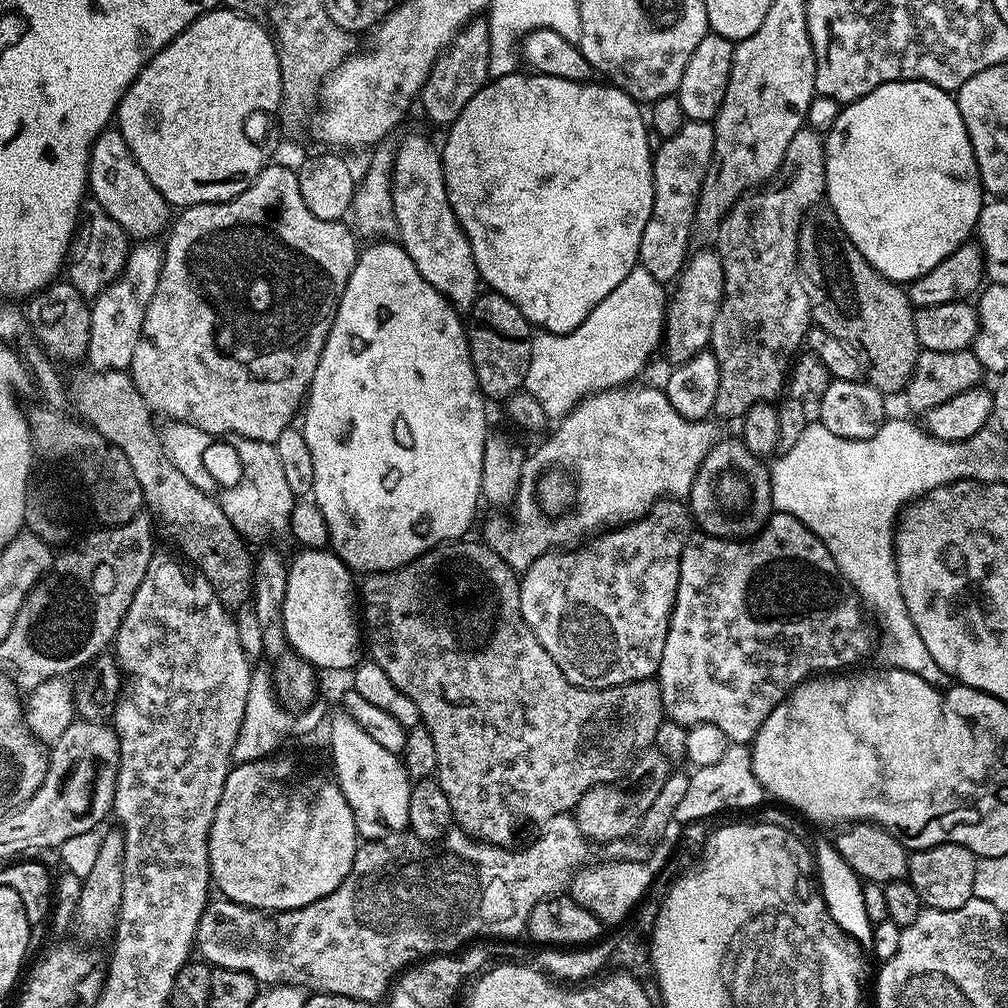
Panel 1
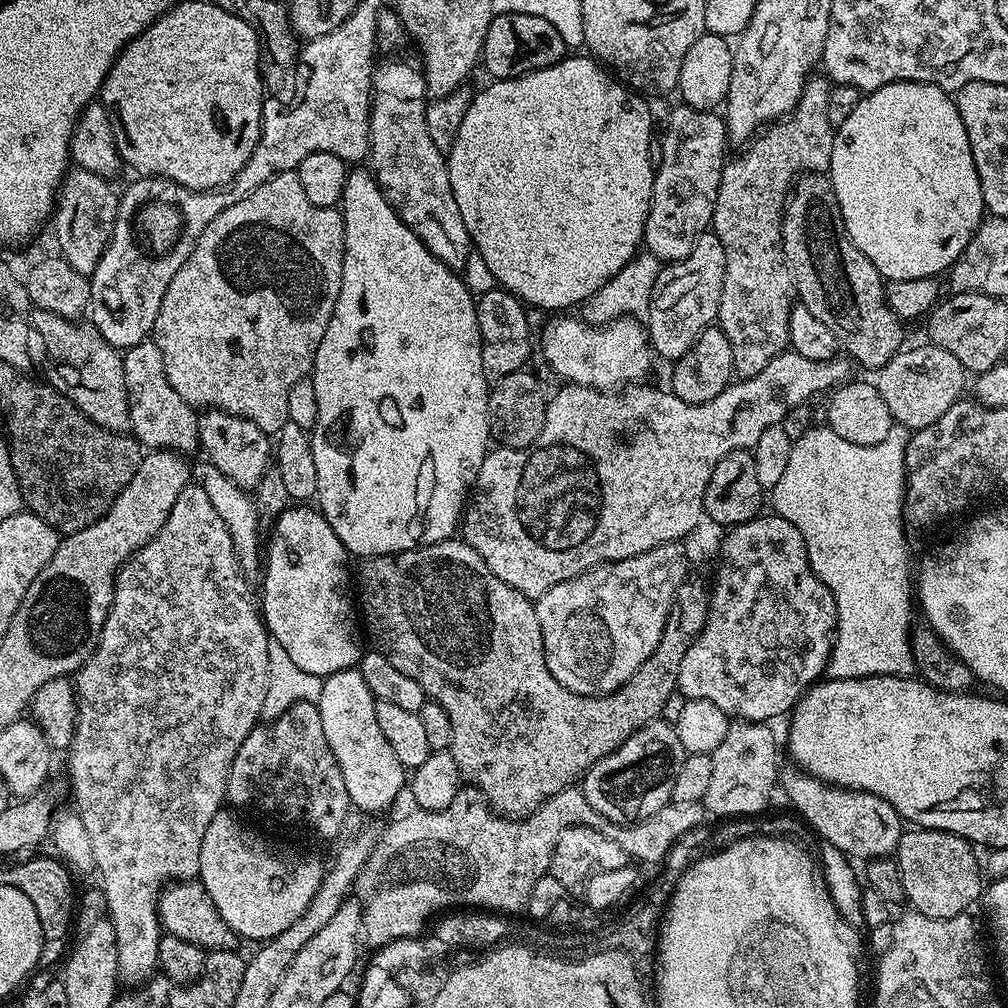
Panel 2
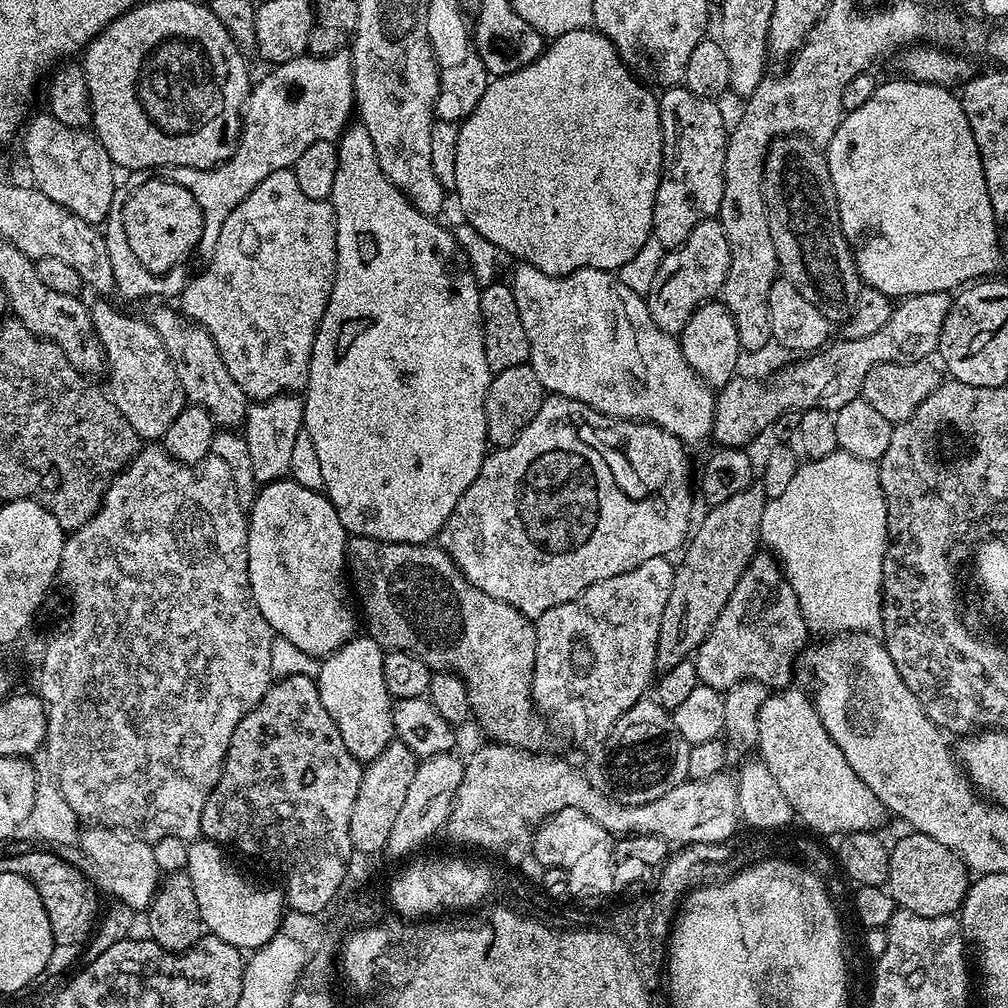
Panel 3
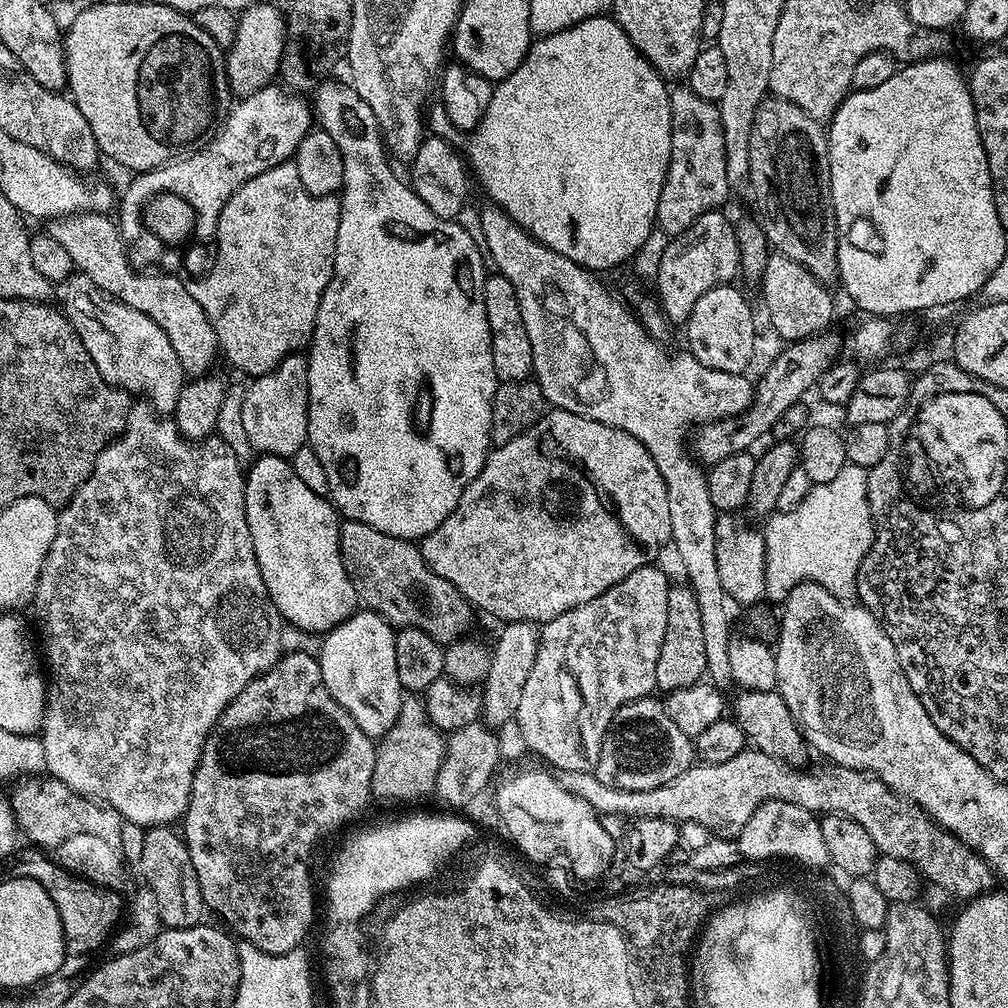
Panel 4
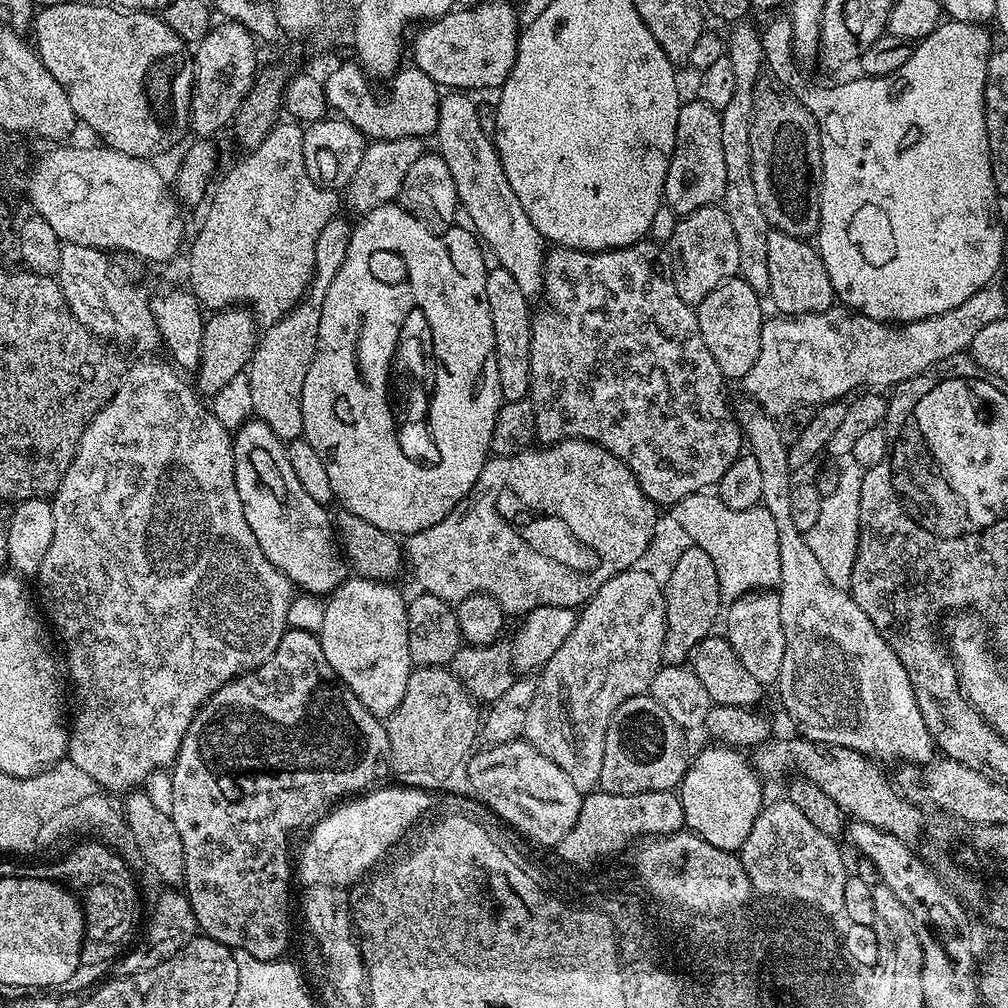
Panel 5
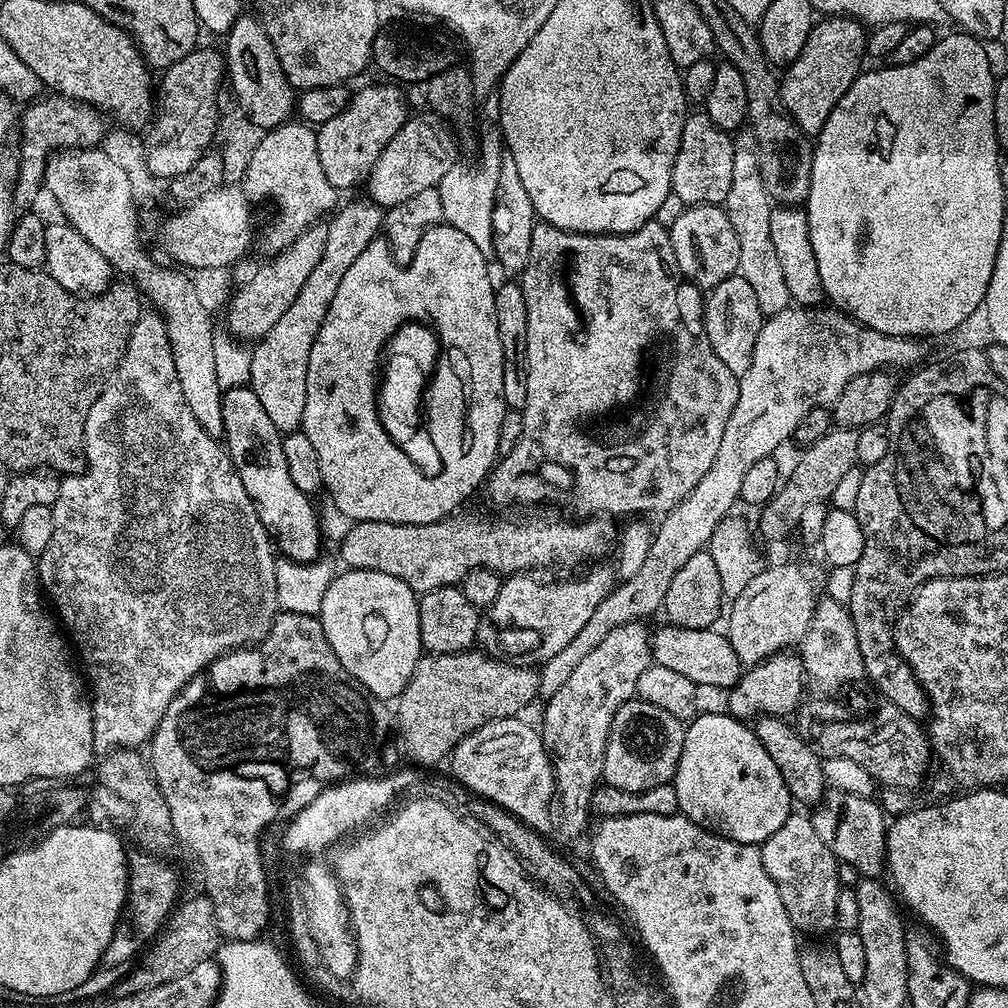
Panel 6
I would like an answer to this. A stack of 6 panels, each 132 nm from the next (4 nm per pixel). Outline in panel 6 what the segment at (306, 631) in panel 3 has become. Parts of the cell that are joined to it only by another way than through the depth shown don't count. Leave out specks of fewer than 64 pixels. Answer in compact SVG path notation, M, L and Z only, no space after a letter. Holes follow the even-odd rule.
M250 386L227 389L220 398L220 421L224 427L223 443L234 462L246 494L250 494L254 510L262 526L272 537L281 557L299 564L321 559L320 520L311 504L309 493L298 490L286 466L284 436L270 422L258 394Z

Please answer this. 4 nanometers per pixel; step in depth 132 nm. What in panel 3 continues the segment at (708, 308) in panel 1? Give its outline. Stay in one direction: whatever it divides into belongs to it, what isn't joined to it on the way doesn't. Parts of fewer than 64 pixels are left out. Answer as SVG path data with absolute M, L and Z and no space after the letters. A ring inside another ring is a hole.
M719 219L704 220L676 248L665 251L662 266L647 294L650 318L658 330L679 337L681 330L690 322L694 310L698 310L709 300L715 300L724 291L726 274L730 270L732 247L726 242L726 230L722 230Z

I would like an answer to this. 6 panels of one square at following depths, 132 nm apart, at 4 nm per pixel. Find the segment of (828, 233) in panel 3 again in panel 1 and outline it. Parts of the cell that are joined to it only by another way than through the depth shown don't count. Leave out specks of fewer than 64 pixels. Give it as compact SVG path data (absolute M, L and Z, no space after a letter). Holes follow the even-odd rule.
M817 206L804 218L798 238L797 260L801 273L809 287L808 296L812 300L812 319L834 338L842 338L859 358L867 383L873 384L885 394L903 393L908 387L914 366L922 351L918 334L914 330L914 309L908 301L907 291L897 281L887 280L850 242L850 238L837 222L834 210L827 206Z

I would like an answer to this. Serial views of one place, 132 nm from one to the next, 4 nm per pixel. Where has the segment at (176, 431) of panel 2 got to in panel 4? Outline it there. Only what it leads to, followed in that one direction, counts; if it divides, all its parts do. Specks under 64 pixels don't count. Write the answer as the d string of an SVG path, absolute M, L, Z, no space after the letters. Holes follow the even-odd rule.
M73 274L63 281L59 285L58 296L64 299L62 311L74 326L78 338L82 338L82 346L86 346L90 358L94 358L94 366L98 366L98 374L102 374L102 378L106 378L108 384L115 384L133 397L143 398L157 412L175 413L178 394L182 394L186 383L186 373L182 370L182 362L178 362L178 354L174 354L174 346L170 346L170 338L162 334L162 326L158 326L154 318L142 314L142 310L134 310L118 302L83 274Z

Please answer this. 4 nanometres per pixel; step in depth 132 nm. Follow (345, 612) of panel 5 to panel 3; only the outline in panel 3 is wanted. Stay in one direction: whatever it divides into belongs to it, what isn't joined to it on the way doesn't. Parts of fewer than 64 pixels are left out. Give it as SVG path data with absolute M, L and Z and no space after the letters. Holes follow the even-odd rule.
M367 634L357 635L348 644L343 644L333 656L320 665L320 674L315 677L322 698L322 706L330 710L330 718L342 734L342 742L354 758L361 762L376 760L382 750L394 738L392 730L392 695L386 690L386 678L382 674L385 649Z

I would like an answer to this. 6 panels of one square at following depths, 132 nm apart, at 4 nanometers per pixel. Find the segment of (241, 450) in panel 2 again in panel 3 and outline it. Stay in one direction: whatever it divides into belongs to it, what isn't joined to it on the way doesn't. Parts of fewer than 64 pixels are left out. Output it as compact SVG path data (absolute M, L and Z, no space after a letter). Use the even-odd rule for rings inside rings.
M156 308L152 313L147 313L146 319L158 338L162 338L162 346L166 346L187 403L199 404L206 409L212 421L221 429L239 429L248 419L248 395L242 386L238 386L238 382L234 382L234 378L230 378L230 370L226 370L226 362L222 362L222 354L218 354L218 346L207 327L172 308Z

